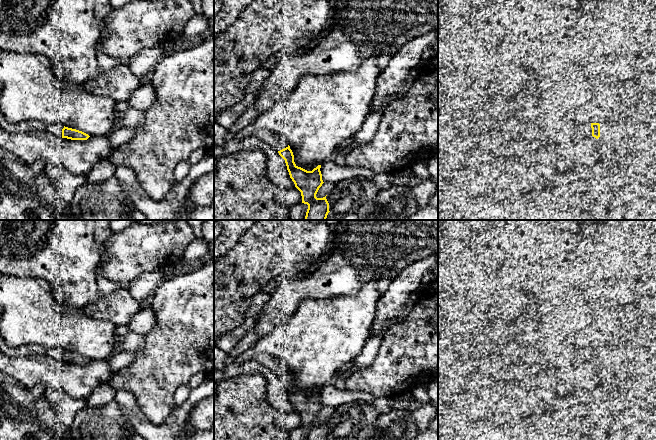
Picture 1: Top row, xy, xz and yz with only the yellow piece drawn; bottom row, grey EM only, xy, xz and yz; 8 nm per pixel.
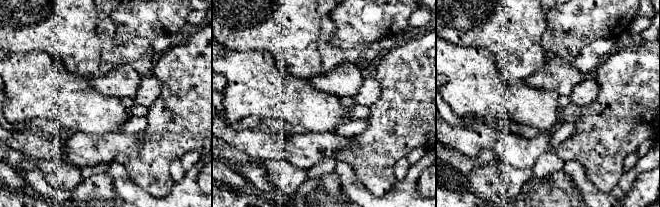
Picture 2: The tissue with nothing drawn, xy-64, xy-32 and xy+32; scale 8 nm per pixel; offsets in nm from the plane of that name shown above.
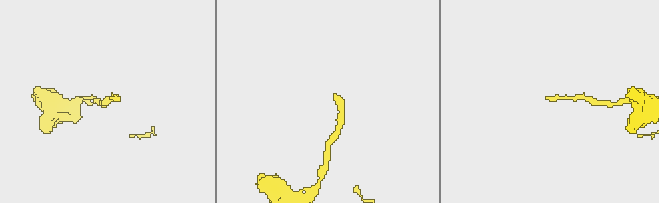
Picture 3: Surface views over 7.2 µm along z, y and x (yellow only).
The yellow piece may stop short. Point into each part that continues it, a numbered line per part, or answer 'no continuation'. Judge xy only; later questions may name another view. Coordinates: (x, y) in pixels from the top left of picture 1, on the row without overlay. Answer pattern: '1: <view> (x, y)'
1: xy (55, 353)

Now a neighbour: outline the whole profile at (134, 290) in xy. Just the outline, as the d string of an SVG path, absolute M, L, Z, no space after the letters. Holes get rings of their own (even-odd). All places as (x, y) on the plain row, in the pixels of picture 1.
M156 268L135 278L128 291L135 300L144 304L149 301L165 279L162 268Z

